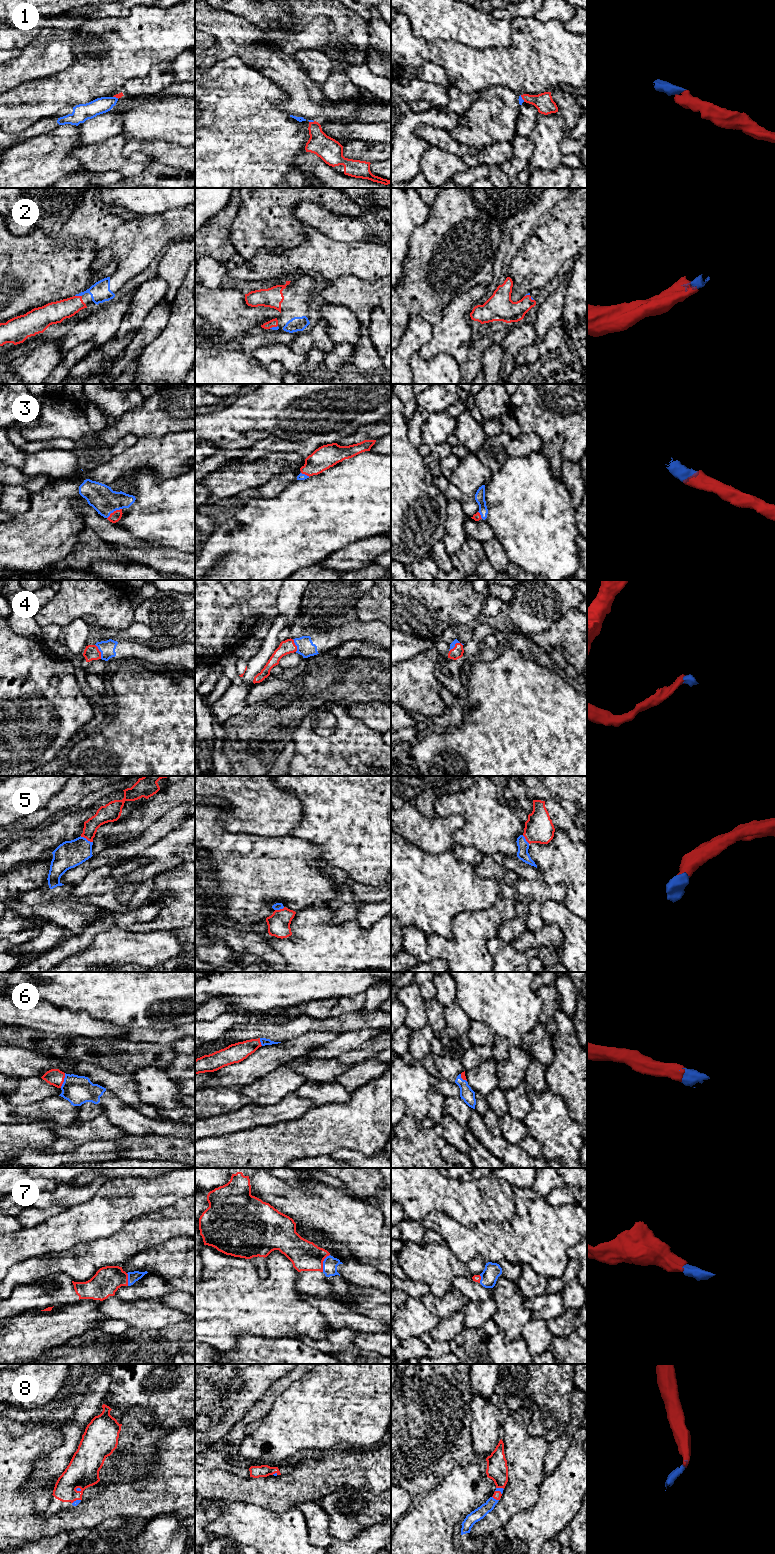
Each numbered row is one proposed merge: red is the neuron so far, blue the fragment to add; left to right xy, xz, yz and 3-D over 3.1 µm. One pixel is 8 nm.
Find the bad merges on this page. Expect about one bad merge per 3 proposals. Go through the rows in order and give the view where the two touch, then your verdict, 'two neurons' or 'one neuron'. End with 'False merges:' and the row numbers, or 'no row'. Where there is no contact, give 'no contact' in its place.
1: contact in yz; one neuron
2: contact in xy; one neuron
3: contact in xy; one neuron
4: contact in xy; one neuron
5: contact in xy; one neuron
6: contact in xy; one neuron
7: contact in xz; one neuron
8: contact in yz; one neuron
False merges: no row

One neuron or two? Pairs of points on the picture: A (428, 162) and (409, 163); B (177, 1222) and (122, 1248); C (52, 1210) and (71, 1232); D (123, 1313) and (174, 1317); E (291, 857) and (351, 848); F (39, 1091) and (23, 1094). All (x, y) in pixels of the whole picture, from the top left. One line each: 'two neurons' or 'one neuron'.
A: two neurons
B: one neuron
C: two neurons
D: one neuron
E: two neurons
F: one neuron

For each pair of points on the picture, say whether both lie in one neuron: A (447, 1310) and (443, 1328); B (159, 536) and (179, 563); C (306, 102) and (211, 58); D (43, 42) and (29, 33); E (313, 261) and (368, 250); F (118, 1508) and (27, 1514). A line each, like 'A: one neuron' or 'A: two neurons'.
A: two neurons
B: two neurons
C: one neuron
D: two neurons
E: one neuron
F: one neuron

